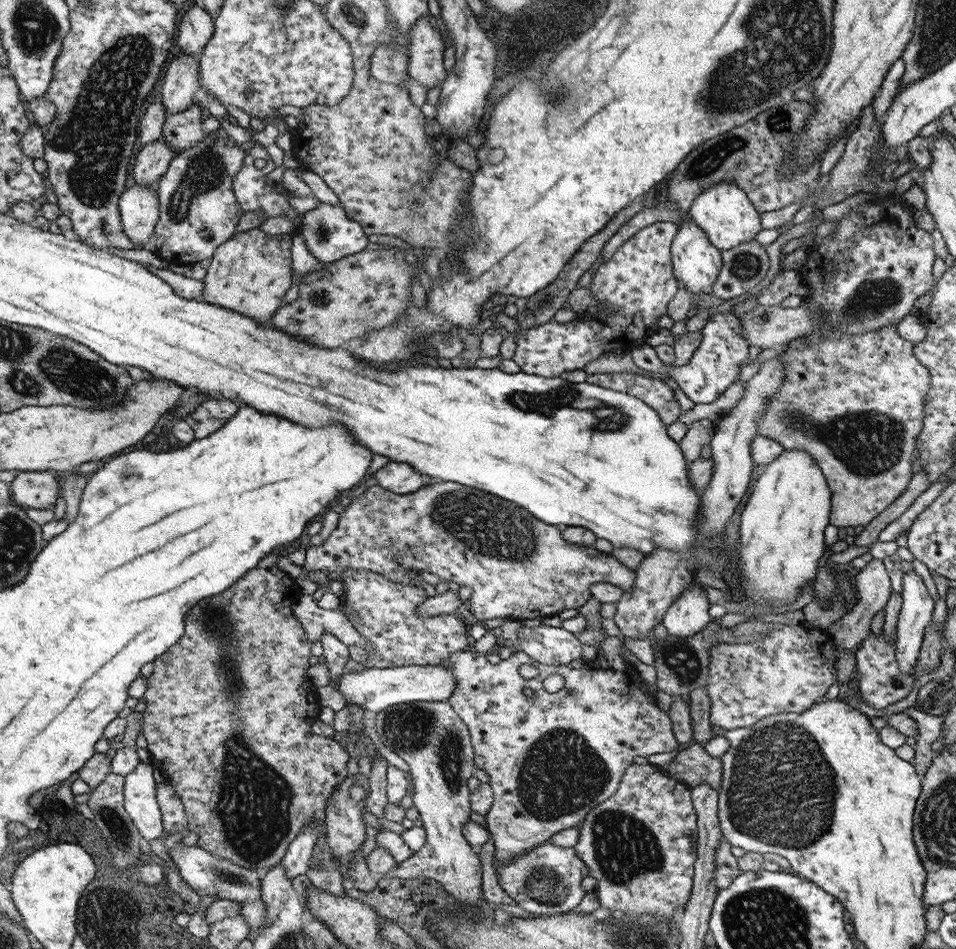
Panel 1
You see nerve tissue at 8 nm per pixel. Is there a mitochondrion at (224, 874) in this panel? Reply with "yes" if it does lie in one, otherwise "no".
yes

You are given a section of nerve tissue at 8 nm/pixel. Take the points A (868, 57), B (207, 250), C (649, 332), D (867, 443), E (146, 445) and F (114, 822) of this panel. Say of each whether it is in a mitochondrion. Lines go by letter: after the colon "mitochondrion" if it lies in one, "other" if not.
A: other
B: other
C: other
D: mitochondrion
E: other
F: mitochondrion

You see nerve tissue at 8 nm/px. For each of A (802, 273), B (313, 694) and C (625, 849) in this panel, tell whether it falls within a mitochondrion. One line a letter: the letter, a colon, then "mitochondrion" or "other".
A: other
B: other
C: mitochondrion

